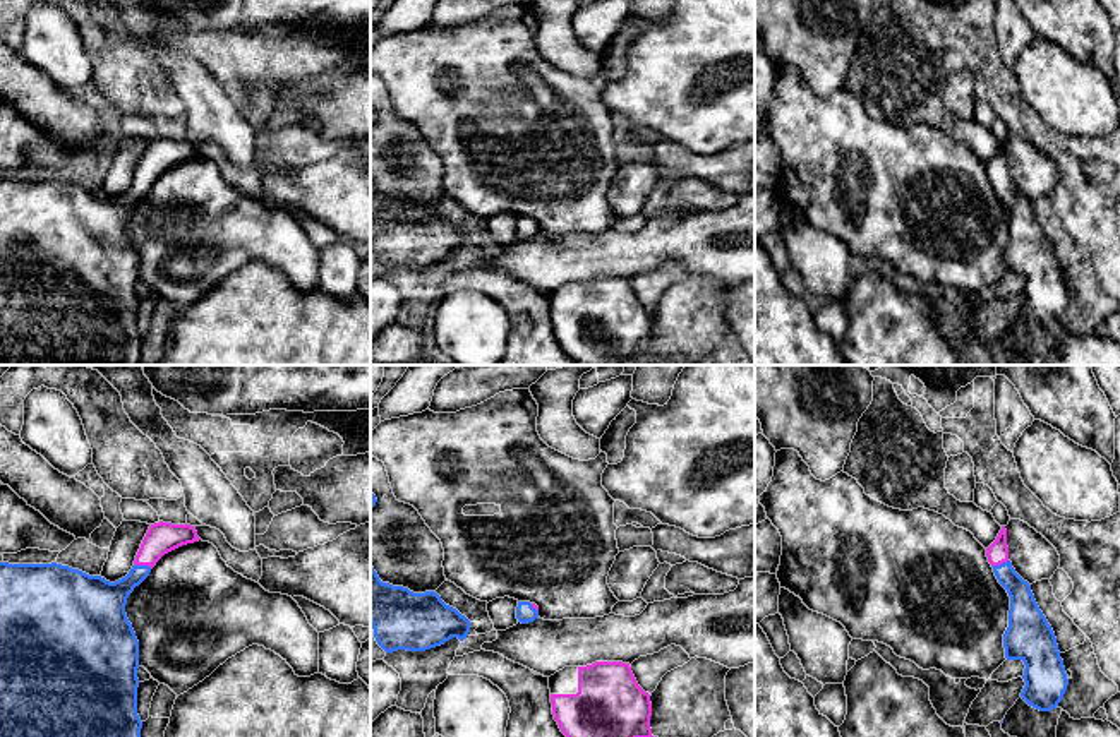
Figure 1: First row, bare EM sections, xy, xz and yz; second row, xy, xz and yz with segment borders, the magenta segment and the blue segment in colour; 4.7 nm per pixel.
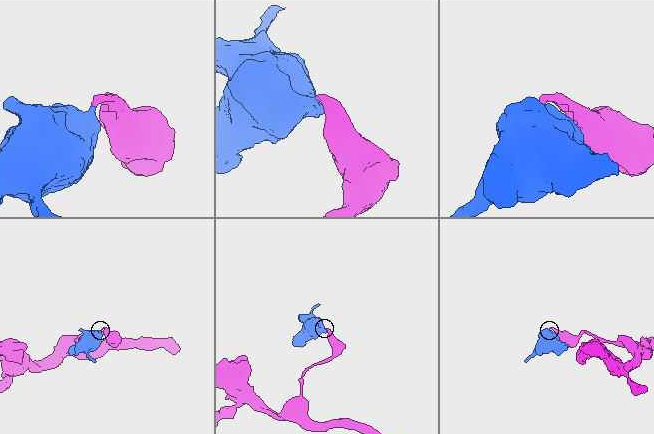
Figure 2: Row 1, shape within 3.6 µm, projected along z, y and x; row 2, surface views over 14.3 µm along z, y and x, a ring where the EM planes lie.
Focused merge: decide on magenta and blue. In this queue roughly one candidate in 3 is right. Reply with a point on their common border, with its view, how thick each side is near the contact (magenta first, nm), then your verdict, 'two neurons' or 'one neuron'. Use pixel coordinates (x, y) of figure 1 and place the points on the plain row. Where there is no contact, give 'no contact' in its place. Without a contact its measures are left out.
contact xy (143, 180); calibres 140 and 190 nm; one neuron

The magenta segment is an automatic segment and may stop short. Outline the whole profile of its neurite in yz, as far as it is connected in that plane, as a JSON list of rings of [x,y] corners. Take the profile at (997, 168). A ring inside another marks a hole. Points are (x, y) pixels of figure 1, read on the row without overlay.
[[[1007,146],[986,165],[988,178],[998,199],[1010,213],[1009,243],[1003,250],[1007,276],[1022,276],[1024,305],[1021,314],[1039,327],[1051,327],[1062,317],[1069,295],[1051,242],[1039,226],[1031,201],[1009,177]]]

